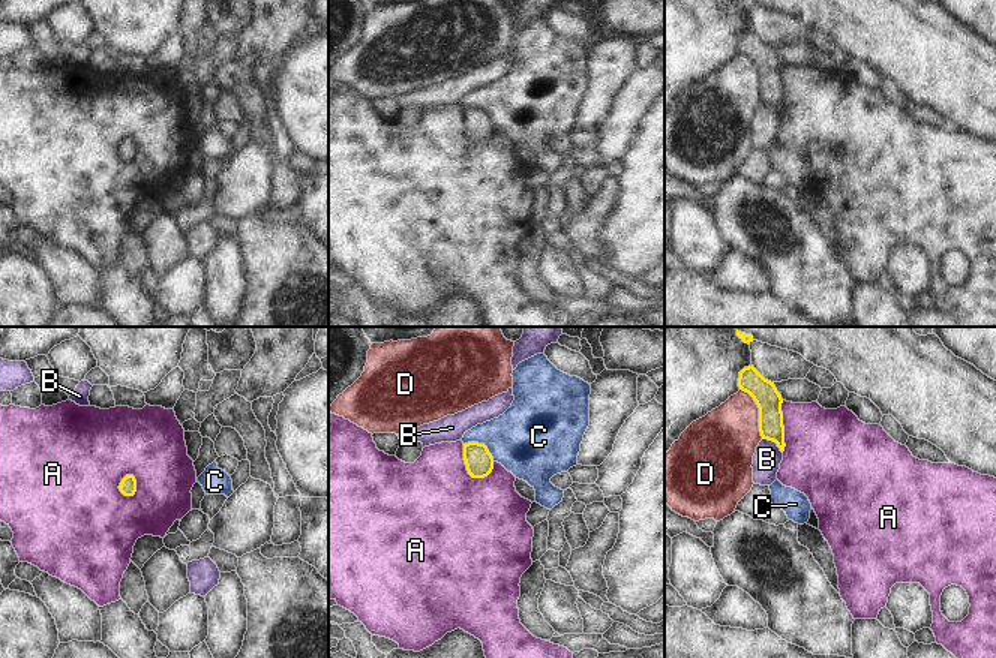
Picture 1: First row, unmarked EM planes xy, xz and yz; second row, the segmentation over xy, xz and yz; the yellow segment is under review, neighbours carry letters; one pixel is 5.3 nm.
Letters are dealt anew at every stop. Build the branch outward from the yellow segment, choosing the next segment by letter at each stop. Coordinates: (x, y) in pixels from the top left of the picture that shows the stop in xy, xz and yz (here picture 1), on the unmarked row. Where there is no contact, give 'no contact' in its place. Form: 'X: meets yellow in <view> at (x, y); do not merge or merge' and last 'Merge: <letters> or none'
A: meets yellow in xz at (467, 132); do not merge
B: meets yellow in yz at (774, 105); do not merge
C: meets yellow in xz at (482, 108); do not merge
D: meets yellow in yz at (759, 77); do not merge
Merge: none

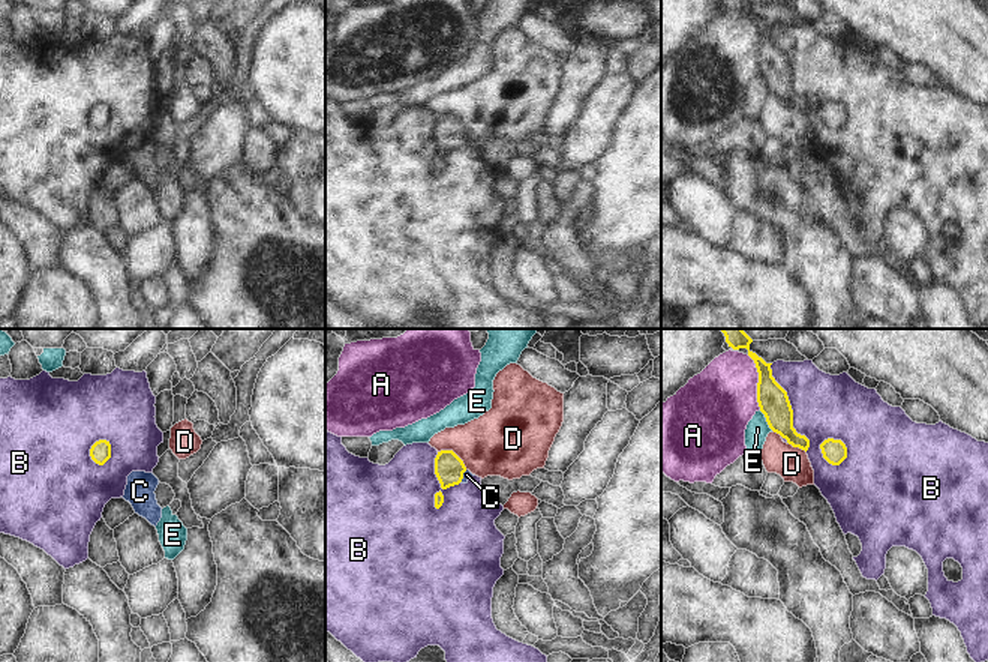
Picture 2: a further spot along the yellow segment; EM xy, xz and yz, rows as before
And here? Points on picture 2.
A: meets yellow in yz at (759, 45); do not merge
B: meets yellow in xz at (438, 143); do not merge
C: meets yellow in xz at (462, 140); merge
D: meets yellow in xz at (455, 117); do not merge
E: meets yellow in yz at (766, 84); do not merge
Merge: C

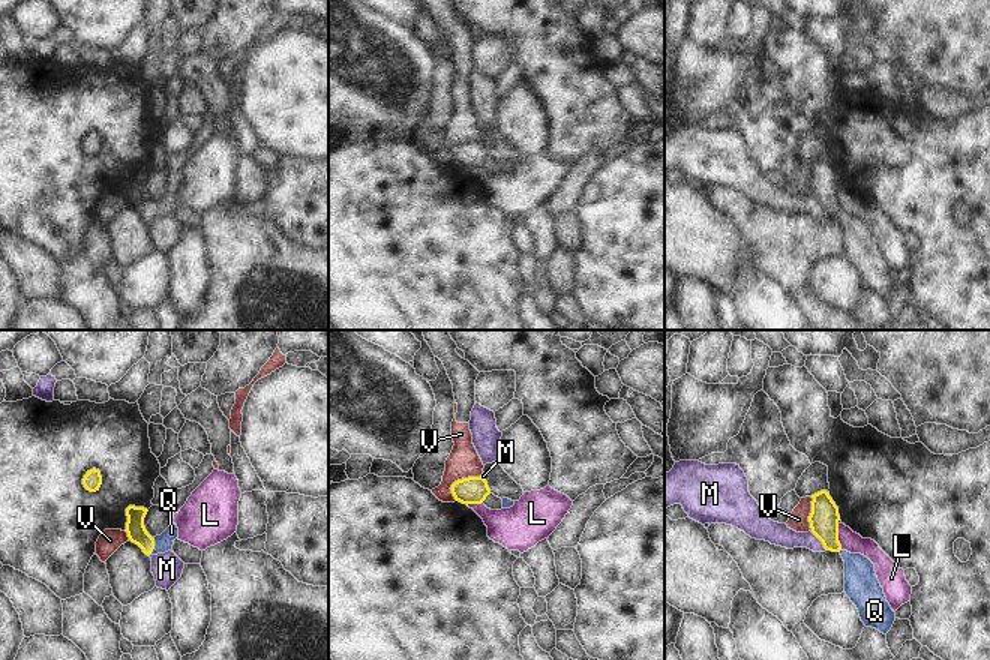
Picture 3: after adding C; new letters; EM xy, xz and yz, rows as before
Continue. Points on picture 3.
L: meets yellow in yz at (837, 201); do not merge
M: meets yellow in yz at (819, 203); do not merge
Q: meets yellow in xy at (153, 209); merge
V: meets yellow in xz at (459, 144); do not merge
Merge: Q

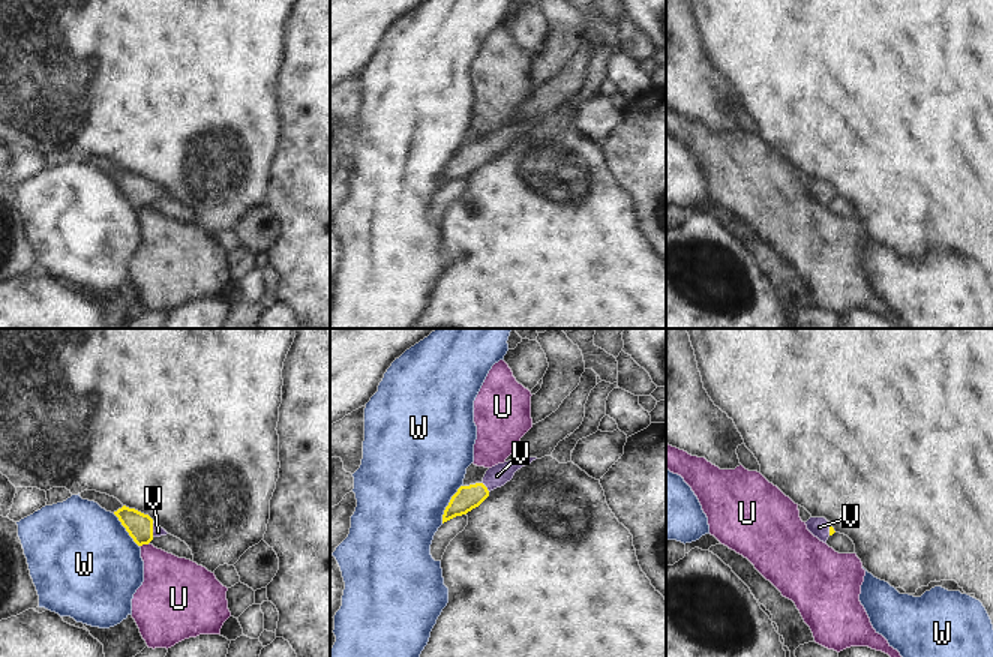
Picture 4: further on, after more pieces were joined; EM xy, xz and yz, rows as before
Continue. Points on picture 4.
U: meets yellow in xy at (144, 207); do not merge
V: meets yellow in xz at (485, 150); merge
W: meets yellow in xz at (449, 168); do not merge
Merge: V

